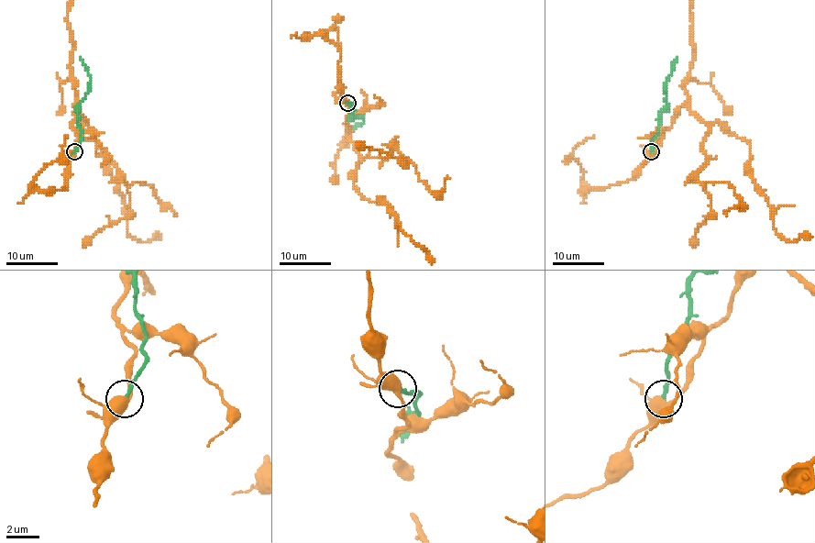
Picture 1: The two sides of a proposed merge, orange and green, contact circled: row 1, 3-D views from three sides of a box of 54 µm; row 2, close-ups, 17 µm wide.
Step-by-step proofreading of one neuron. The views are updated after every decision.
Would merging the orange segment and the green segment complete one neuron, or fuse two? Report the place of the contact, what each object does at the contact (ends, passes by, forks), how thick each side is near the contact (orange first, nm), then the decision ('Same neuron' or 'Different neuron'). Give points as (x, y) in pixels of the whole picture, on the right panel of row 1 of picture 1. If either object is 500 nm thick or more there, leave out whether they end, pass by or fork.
Place: (651, 151). At the ring orange passes by. At the ring green ends. Thickness 440 nm (orange) against 240 nm. Different neuron

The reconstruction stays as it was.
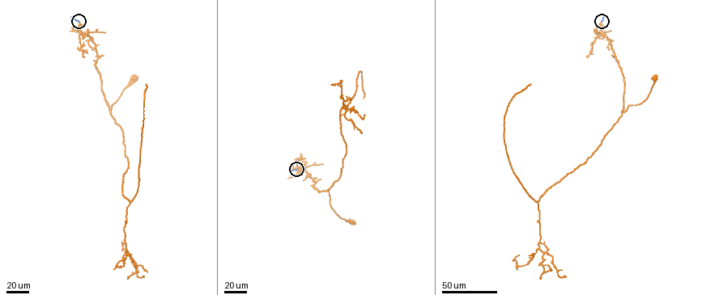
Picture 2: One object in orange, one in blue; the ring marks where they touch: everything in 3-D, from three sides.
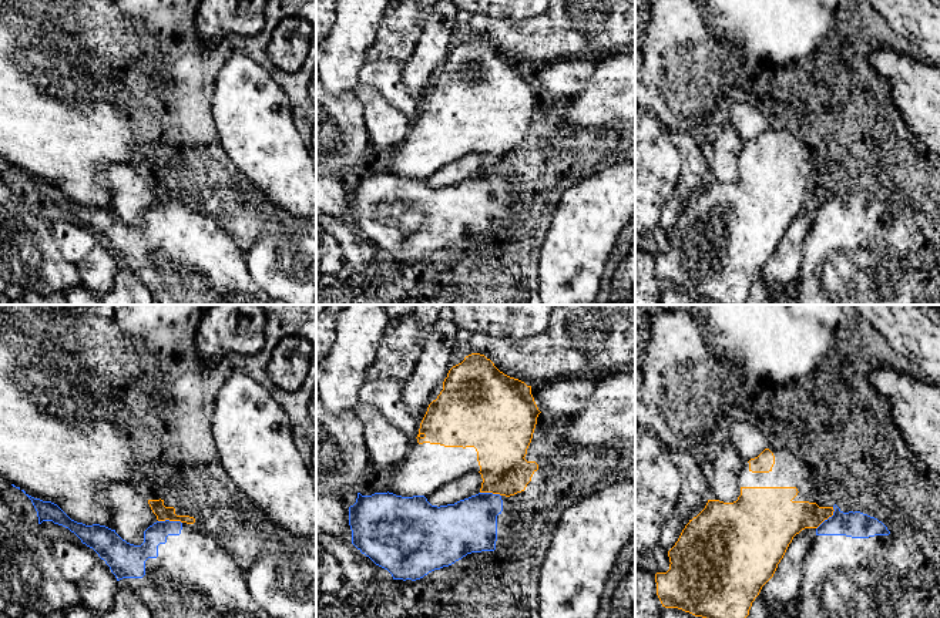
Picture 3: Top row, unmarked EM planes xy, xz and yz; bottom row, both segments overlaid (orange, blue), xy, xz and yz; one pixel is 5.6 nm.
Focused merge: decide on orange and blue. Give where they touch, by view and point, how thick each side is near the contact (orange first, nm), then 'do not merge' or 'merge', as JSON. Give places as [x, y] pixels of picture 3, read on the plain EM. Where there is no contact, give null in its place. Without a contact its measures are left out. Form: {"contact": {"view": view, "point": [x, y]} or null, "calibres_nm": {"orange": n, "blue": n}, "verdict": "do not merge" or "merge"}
{"contact": {"view": "yz", "point": [828, 198]}, "calibres_nm": {"orange": 220, "blue": 150}, "verdict": "do not merge"}

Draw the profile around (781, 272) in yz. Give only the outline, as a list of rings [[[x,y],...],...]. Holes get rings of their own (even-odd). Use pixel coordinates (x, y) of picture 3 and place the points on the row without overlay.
[[[805,209],[789,225],[773,258],[752,283],[745,305],[783,305],[783,295],[796,282],[803,259],[805,239],[816,211]]]

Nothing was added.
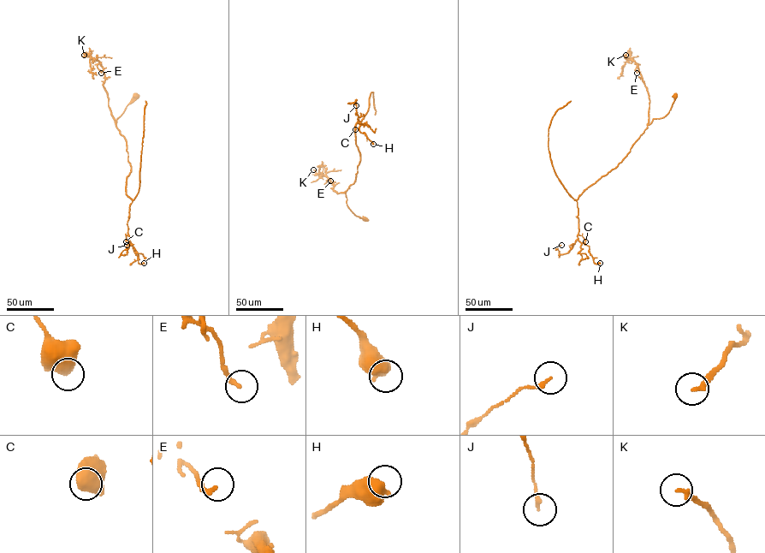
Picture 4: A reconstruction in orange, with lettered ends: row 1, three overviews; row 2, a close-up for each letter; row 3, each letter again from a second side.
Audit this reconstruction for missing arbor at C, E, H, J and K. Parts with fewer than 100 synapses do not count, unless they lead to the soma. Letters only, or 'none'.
none

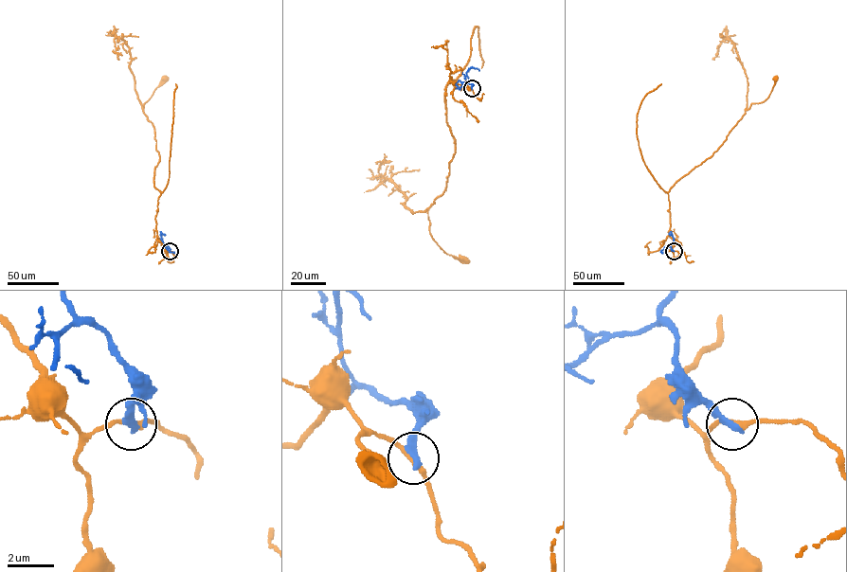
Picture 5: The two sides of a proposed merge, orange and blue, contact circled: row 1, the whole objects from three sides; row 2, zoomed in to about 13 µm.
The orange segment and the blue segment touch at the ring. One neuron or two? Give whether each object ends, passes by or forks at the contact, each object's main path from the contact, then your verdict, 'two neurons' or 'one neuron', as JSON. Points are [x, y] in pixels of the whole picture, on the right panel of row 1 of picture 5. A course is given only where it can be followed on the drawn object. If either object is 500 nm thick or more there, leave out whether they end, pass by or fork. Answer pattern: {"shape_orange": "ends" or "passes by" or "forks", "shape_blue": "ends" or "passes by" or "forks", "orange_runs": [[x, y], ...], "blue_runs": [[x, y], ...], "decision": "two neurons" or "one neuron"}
{"shape_orange": "passes by", "shape_blue": "ends", "orange_runs": [[674, 251], [674, 241], [668, 231], [669, 188], [717, 151], [752, 103], [764, 101], [775, 83], [774, 79]], "blue_runs": [[674, 251], [670, 245], [674, 241], [671, 231], [670, 234]], "decision": "two neurons"}

